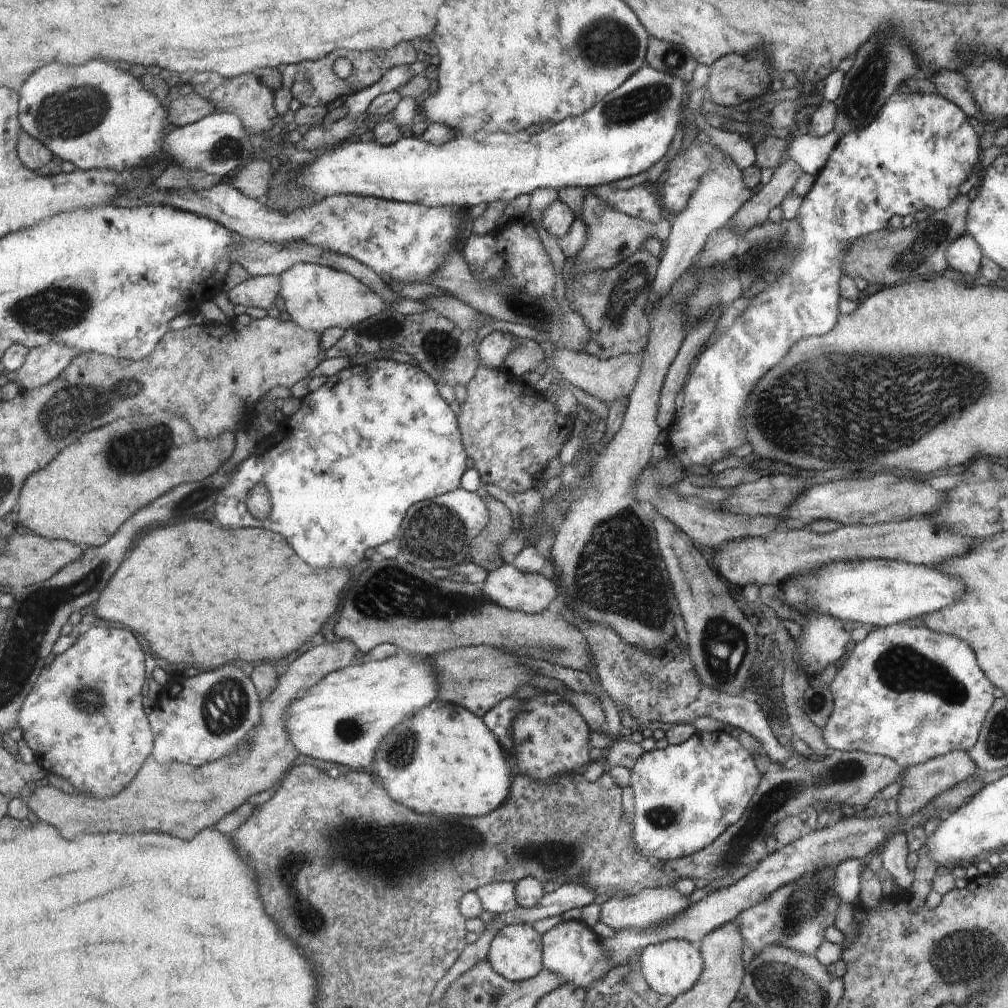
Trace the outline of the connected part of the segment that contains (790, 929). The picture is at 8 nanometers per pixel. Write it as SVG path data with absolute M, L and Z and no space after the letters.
M832 867L817 873L806 873L800 879L777 888L759 905L742 911L734 922L739 924L754 954L762 952L768 945L782 945L812 955L824 940L824 931L834 925L836 909L840 904L833 891L834 879L835 869Z

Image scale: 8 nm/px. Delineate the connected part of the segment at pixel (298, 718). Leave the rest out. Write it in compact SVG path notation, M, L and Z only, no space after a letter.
M397 653L381 661L348 665L330 673L289 706L285 727L290 744L302 756L368 769L380 740L404 720L404 714L416 714L436 700L436 694L437 680L425 658Z

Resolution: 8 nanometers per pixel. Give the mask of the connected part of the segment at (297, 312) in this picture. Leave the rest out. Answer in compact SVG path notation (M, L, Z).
M314 263L295 264L281 275L281 294L288 314L303 329L323 333L326 328L339 326L348 330L351 326L374 315L386 311L398 311L398 314L413 315L428 309L424 302L412 299L389 301L371 291L351 274L340 272L324 265Z

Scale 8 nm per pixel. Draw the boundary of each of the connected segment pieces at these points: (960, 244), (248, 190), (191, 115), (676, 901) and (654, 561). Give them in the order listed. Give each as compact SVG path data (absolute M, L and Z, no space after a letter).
M964 233L948 248L948 266L962 274L975 274L981 268L982 251L970 233Z
M250 160L239 170L232 184L251 199L263 199L268 194L269 181L275 176L275 167L275 164L268 161Z
M198 93L181 96L168 107L169 122L177 127L194 124L218 112L216 105Z
M654 887L644 889L637 895L613 896L601 904L599 921L614 930L641 929L648 925L673 917L690 906L689 897L684 897L675 887Z
M690 268L689 274L678 280L671 292L648 314L651 331L643 352L643 368L637 386L630 394L625 410L622 426L609 442L604 451L600 452L597 466L593 471L595 482L590 485L578 484L583 488L580 497L570 499L562 522L558 524L551 546L551 566L555 574L548 576L554 580L558 589L558 604L568 608L581 619L593 621L612 629L620 640L630 646L639 647L647 653L658 651L676 636L674 616L680 614L677 598L674 598L673 583L665 561L662 558L657 542L657 531L650 518L650 510L636 496L636 486L640 476L650 466L652 446L657 444L662 429L656 423L659 407L659 396L670 365L681 348L680 342L685 340L684 331L686 316L681 312L681 304L697 285L695 269Z

